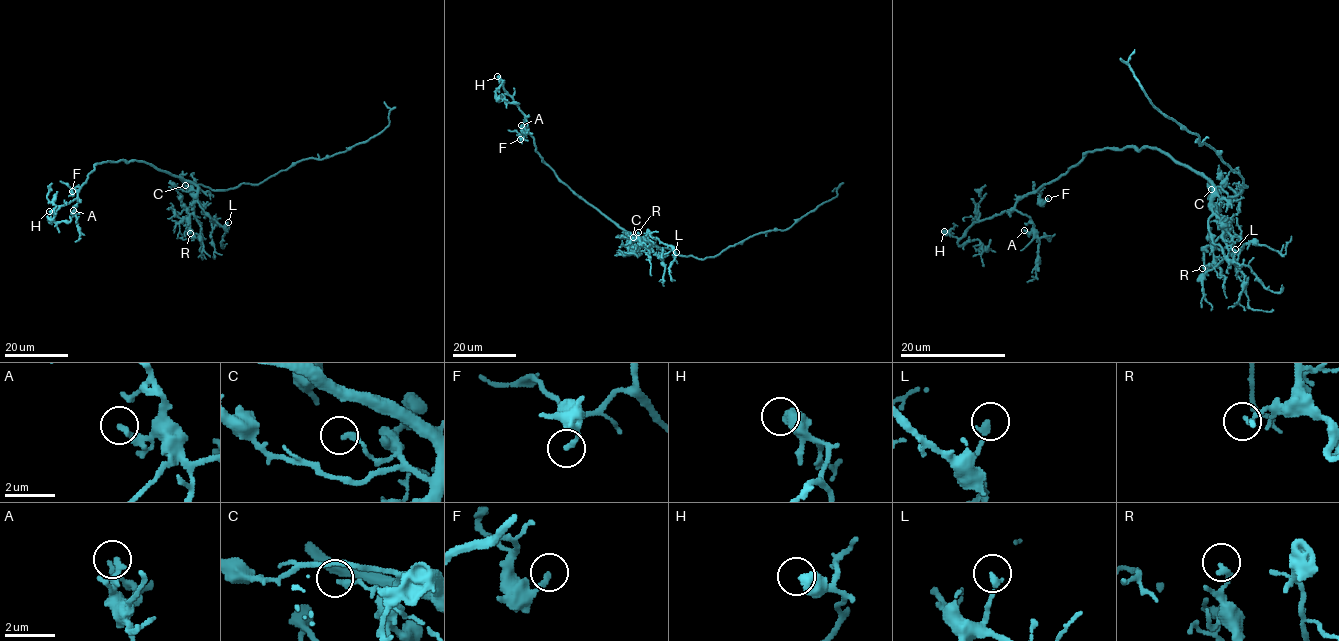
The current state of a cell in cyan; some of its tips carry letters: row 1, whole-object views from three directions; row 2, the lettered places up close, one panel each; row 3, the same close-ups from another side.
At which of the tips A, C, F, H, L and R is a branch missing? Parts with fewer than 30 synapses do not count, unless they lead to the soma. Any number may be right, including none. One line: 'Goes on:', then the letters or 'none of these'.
Goes on: none of these

